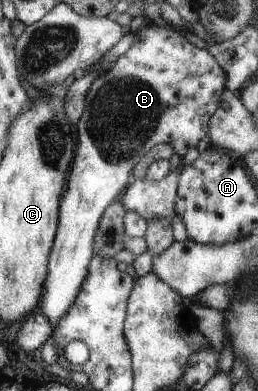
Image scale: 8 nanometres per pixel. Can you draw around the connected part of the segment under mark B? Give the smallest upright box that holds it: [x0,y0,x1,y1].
[38,21,223,328]

